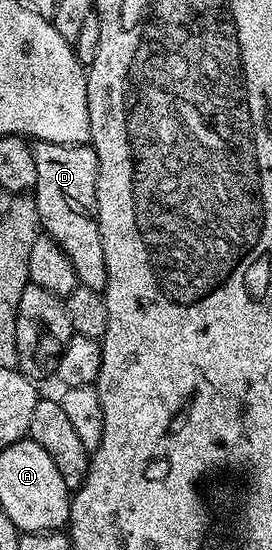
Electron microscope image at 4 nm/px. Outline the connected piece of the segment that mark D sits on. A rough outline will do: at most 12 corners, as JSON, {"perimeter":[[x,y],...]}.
{"perimeter":[[36,142],[43,233],[103,292],[96,151]]}

